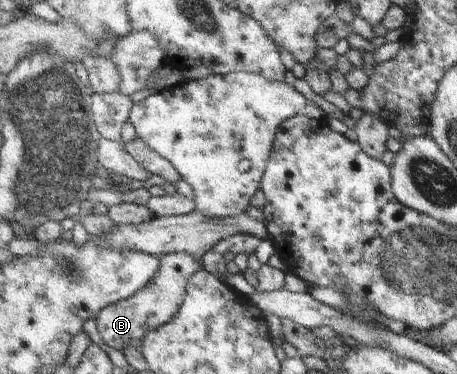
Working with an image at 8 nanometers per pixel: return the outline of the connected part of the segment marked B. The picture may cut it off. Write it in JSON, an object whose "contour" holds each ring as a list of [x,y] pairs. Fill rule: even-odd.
{"contour":[[[185,252],[163,255],[161,270],[148,286],[144,286],[129,299],[122,299],[103,308],[95,322],[104,346],[115,348],[125,357],[124,350],[126,348],[142,350],[142,344],[150,330],[163,324],[170,324],[180,312],[180,303],[186,296],[186,286],[188,286],[190,276],[194,276],[198,270],[203,268],[197,258],[196,255]]]}

